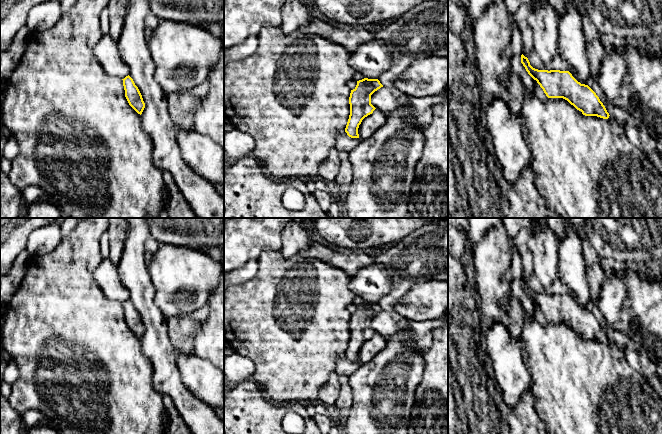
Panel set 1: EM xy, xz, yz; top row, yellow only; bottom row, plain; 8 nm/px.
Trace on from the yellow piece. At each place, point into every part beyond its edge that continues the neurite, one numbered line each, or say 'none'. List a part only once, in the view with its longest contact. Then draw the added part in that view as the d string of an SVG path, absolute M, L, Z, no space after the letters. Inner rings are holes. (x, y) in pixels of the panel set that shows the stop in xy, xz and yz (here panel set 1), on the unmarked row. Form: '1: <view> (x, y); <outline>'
none

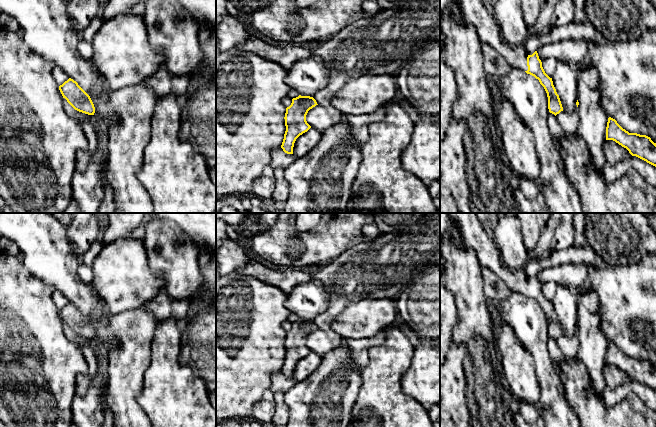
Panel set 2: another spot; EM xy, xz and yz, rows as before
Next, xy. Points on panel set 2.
none

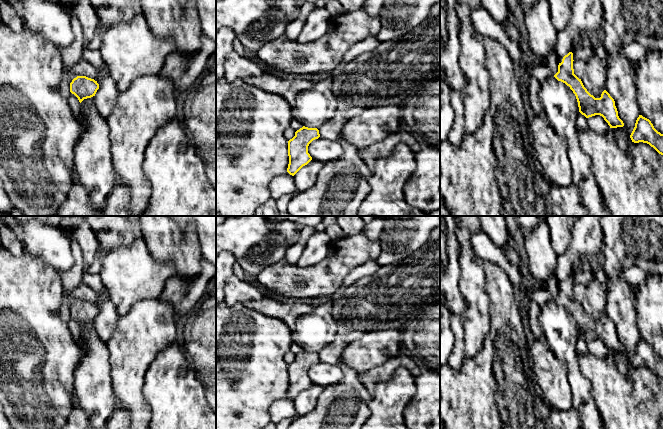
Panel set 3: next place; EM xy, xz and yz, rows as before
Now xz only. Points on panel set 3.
none

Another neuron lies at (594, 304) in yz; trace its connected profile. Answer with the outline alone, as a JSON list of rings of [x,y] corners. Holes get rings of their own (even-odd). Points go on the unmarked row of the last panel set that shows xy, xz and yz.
[[[596,278],[585,286],[585,298],[581,305],[591,319],[601,321],[606,310],[606,293]]]

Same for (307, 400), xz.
[[[311,384],[293,400],[294,408],[298,416],[308,414],[315,409],[322,391],[322,386]]]

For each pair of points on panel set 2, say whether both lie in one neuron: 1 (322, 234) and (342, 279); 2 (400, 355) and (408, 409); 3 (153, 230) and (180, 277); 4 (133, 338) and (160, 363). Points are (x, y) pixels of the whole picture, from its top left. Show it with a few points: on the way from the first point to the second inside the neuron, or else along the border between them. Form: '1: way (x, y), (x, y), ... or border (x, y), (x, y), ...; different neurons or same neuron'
1: border (338, 256), (324, 264); different neurons
2: way (394, 368), (395, 396); same neuron
3: way (160, 242), (164, 247), (164, 255), (174, 265); same neuron
4: border (155, 331), (150, 347), (150, 363), (142, 376); different neurons

